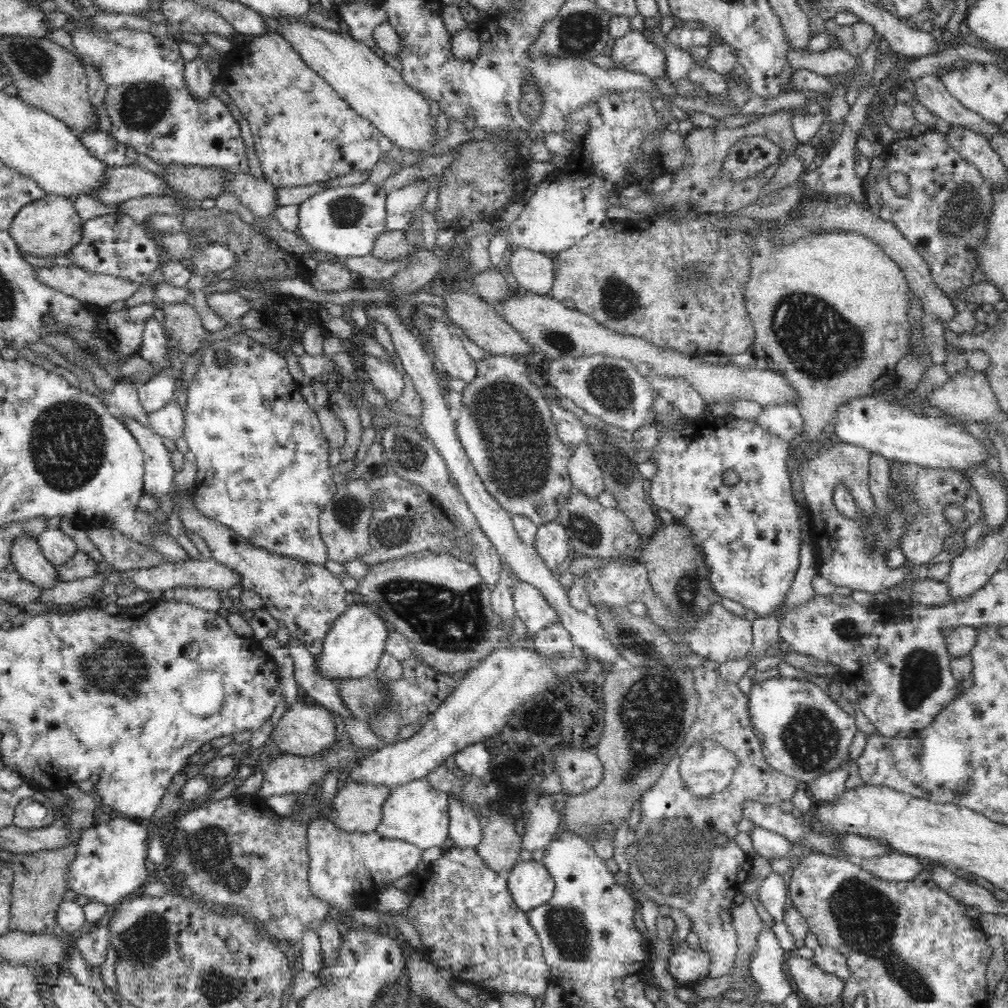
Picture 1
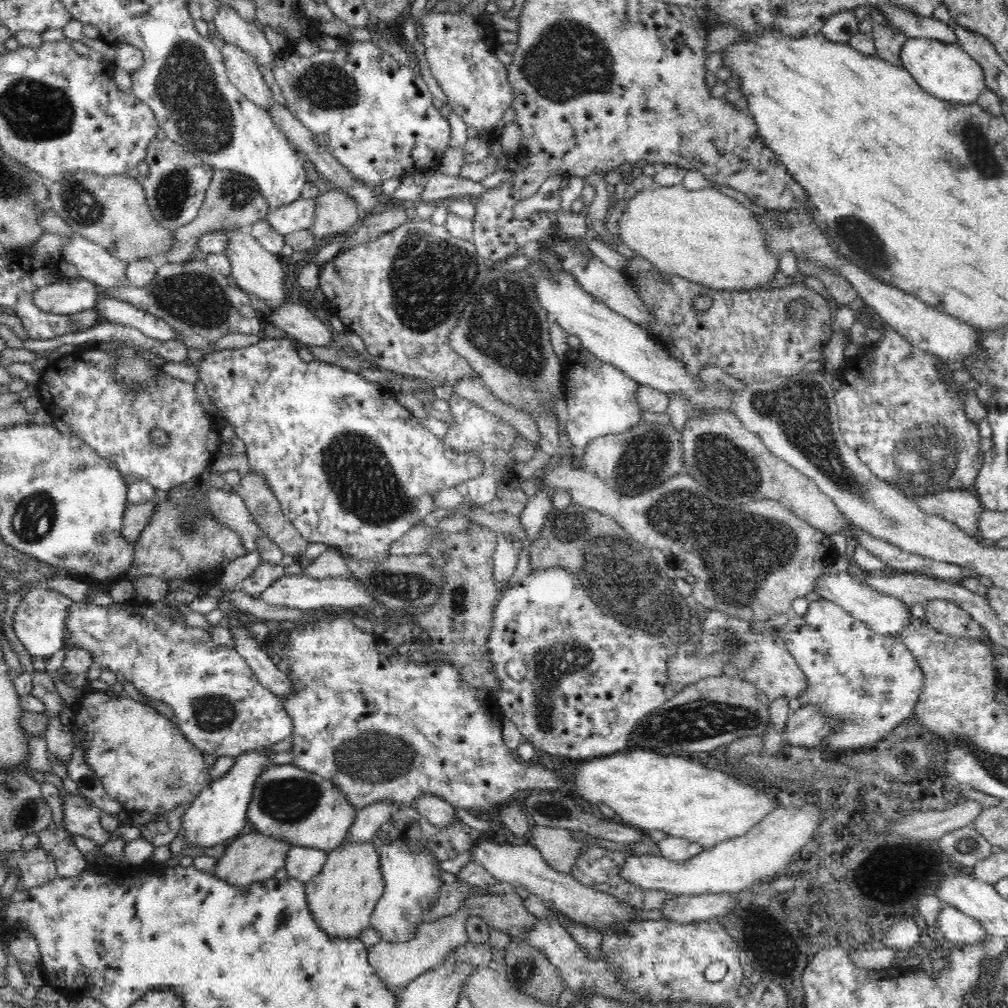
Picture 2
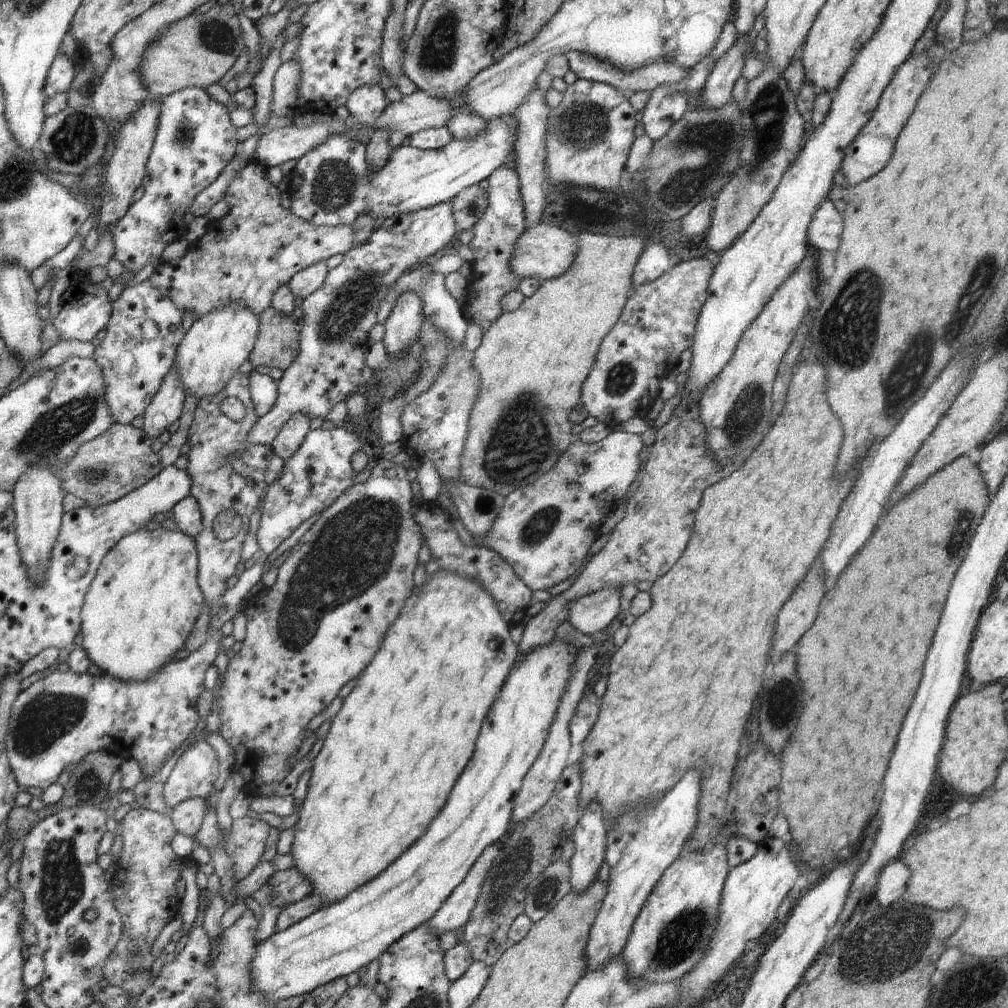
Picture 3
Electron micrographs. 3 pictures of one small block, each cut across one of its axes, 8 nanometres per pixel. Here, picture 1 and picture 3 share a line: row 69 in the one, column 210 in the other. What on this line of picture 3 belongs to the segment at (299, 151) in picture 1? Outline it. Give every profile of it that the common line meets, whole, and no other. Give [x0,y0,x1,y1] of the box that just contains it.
[149,160,354,320]

